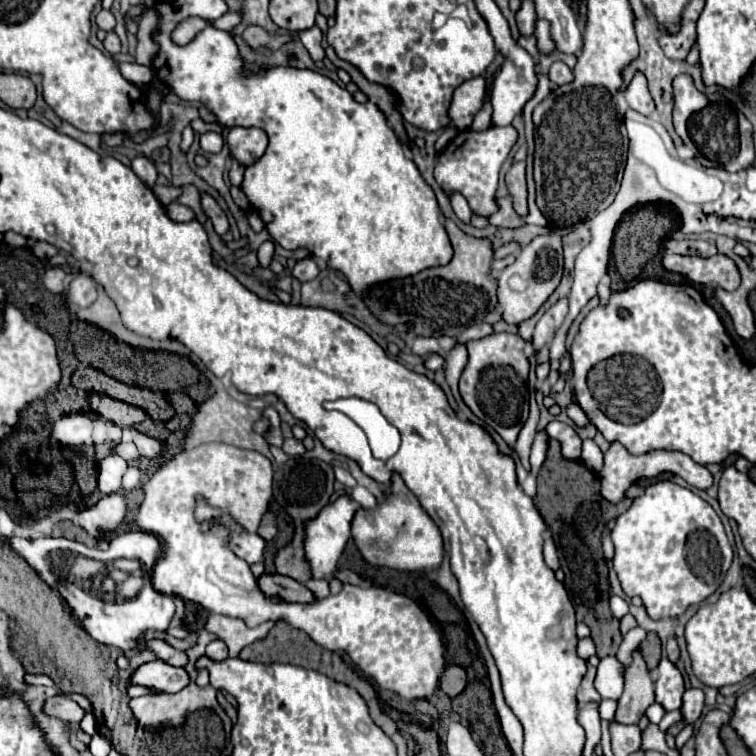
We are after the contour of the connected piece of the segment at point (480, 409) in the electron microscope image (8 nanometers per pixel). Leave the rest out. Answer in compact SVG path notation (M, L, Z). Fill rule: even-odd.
M493 333L479 341L469 341L469 363L459 379L459 393L465 405L493 431L497 431L503 441L513 447L517 435L529 415L529 393L527 375L529 359L525 355L525 341L513 333Z

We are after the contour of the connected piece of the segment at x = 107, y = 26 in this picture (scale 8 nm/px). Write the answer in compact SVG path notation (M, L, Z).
M101 9L101 11L97 13L95 21L97 21L99 29L105 29L105 31L113 31L113 29L115 29L115 17L113 17L113 13L107 11L107 9Z

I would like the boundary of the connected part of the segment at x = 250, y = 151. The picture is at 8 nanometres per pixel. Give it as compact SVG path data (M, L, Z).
M233 127L227 135L227 145L233 155L243 167L253 165L257 159L263 157L267 149L267 135L261 129L245 129L245 127Z

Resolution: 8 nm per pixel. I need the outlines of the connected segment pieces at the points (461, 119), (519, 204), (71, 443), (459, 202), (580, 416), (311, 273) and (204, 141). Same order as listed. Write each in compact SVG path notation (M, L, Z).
M475 77L475 79L461 83L453 91L451 105L449 105L451 125L457 129L467 129L471 125L473 117L477 115L477 111L481 109L483 97L485 97L485 79L483 77Z
M525 161L513 163L513 167L505 175L509 193L513 197L513 207L521 217L527 217L527 179L525 179Z
M63 417L59 419L51 429L51 441L61 443L65 447L79 447L79 445L91 445L91 423L93 417L83 423L85 417Z
M459 193L451 195L451 207L453 207L455 215L457 215L463 223L469 223L469 221L471 221L471 209L469 209L469 205L467 205L467 201L465 201L463 195L459 195Z
M575 399L567 405L567 415L569 415L577 425L587 425L587 423L589 423L587 417L585 417L585 413L583 413L583 409L579 407L579 403L577 403Z
M311 257L299 261L299 263L293 267L293 277L299 279L301 283L311 281L311 279L315 279L317 275L319 275L319 267L315 265L315 261L313 261Z
M219 133L201 135L201 149L205 153L219 153L223 149L223 137Z

